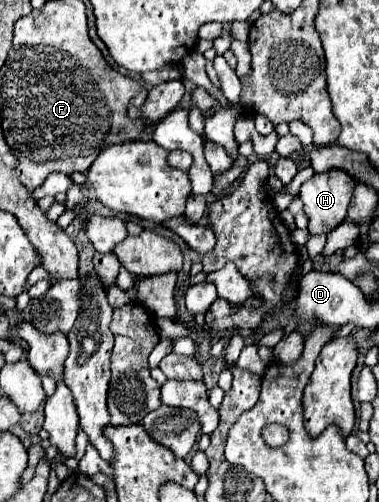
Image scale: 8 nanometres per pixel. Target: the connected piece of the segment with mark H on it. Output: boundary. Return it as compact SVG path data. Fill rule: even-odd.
M340 169L314 173L300 189L304 213L310 217L308 231L312 235L330 233L338 227L348 211L356 181Z

